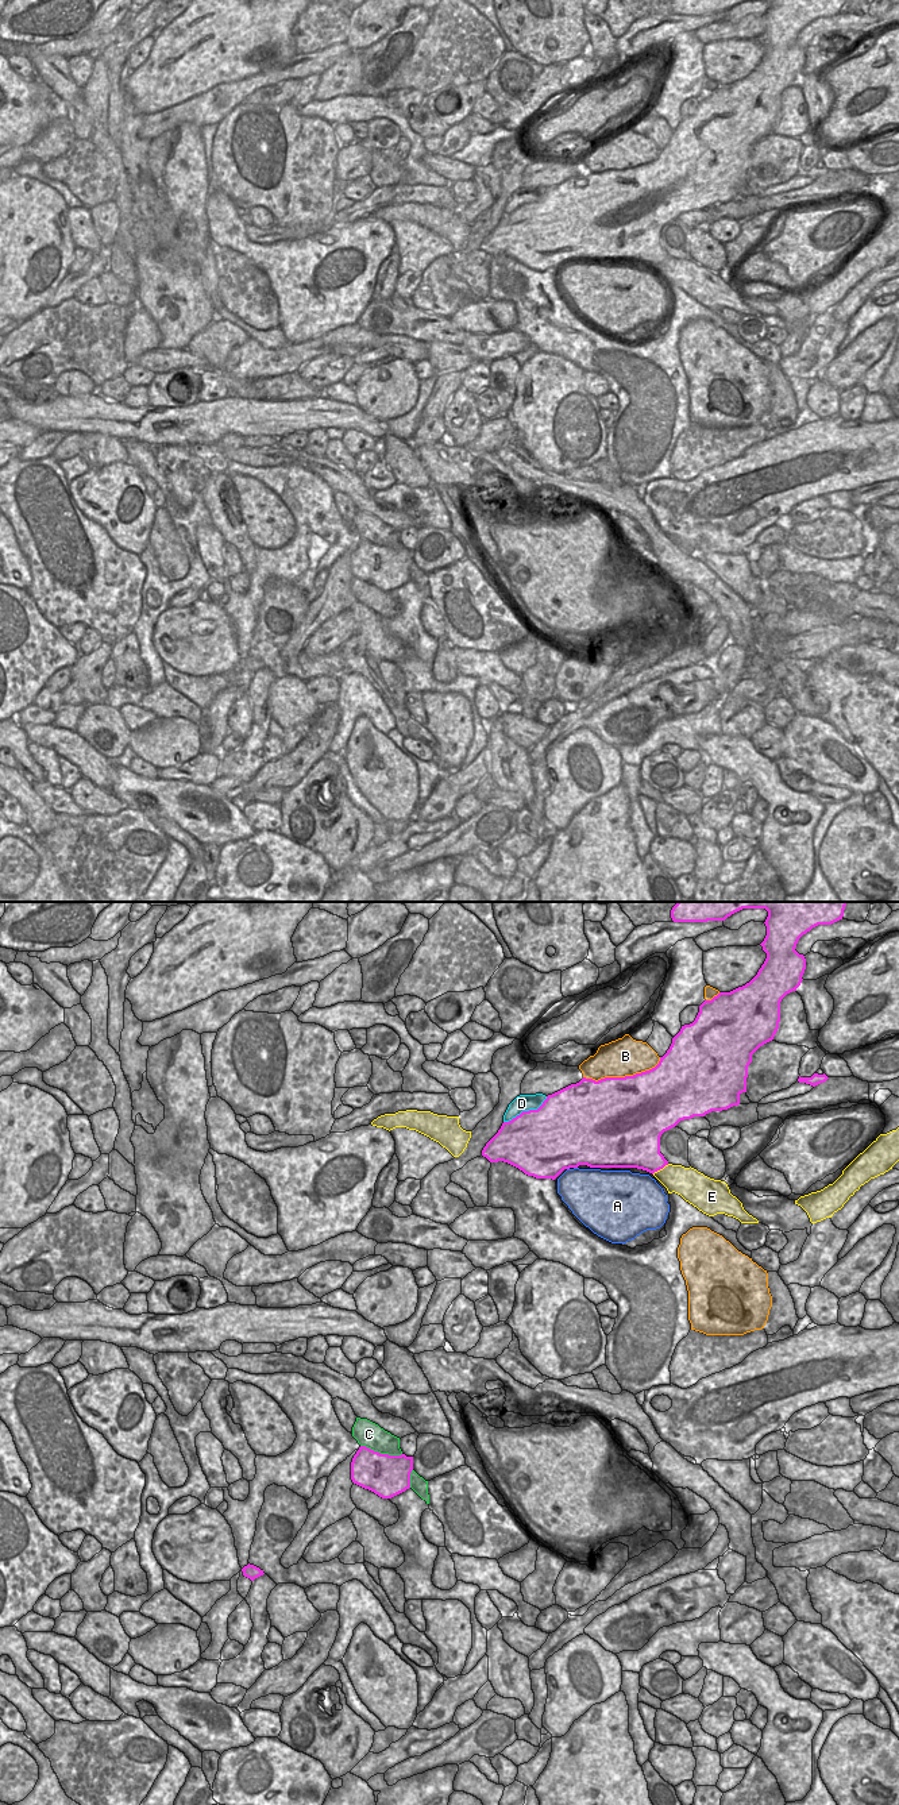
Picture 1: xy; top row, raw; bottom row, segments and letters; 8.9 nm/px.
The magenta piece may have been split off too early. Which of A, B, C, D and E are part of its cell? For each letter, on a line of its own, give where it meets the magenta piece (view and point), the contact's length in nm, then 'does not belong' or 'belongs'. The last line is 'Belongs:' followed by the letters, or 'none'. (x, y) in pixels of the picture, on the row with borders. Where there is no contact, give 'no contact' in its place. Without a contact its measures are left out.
A: xy (575, 1167) | 40 nm | does not belong
B: xy (622, 1078) | 700 nm | does not belong
C: xy (379, 1453) | 380 nm | does not belong
D: xy (525, 1111) | 460 nm | does not belong
E: xy (660, 1168) | 180 nm | does not belong
Belongs: none

